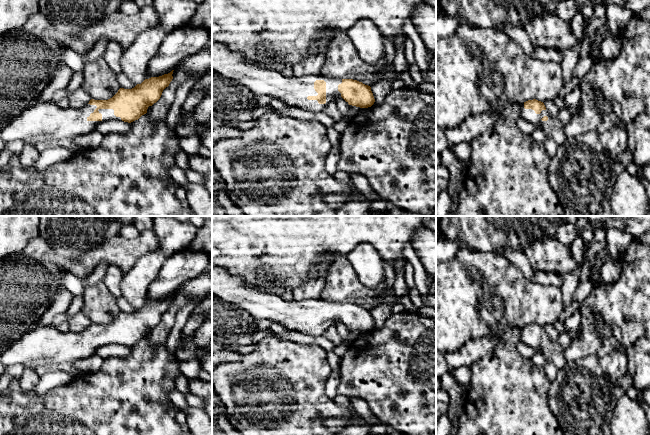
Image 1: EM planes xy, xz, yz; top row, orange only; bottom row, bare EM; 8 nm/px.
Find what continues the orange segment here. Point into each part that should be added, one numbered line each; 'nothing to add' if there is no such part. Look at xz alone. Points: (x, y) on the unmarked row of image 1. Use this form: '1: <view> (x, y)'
1: xz (294, 314)

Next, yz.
1: yz (553, 352)

